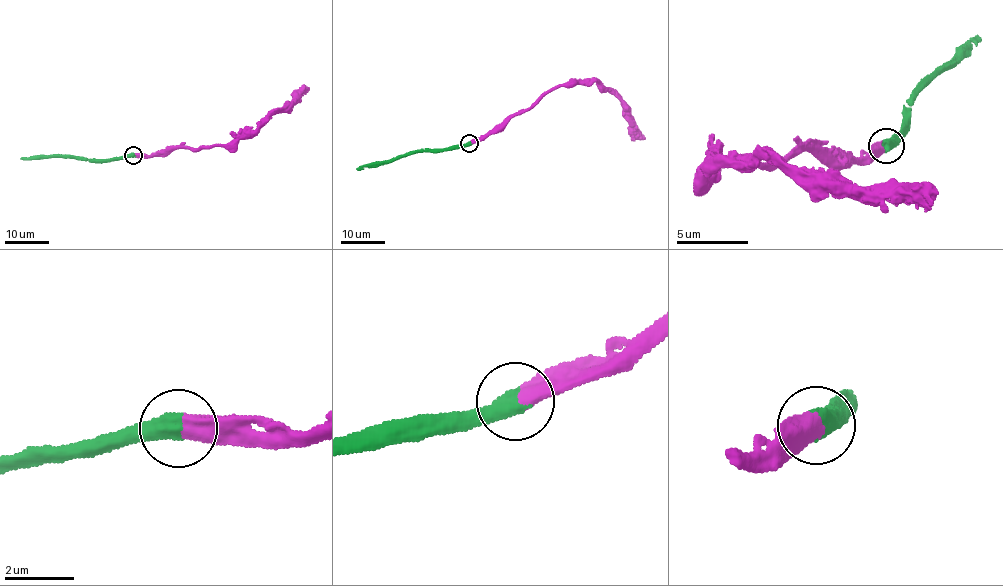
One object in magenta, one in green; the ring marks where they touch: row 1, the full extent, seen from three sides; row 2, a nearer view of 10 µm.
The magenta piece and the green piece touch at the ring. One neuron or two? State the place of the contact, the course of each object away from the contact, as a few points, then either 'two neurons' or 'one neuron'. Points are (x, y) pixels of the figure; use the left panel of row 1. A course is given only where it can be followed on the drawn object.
at (133, 155); magenta runs (133, 155), (161, 154), (177, 148), (194, 150), (204, 146), (231, 145), (239, 139), (254, 134), (306, 85); green runs (133, 155), (104, 160), (60, 155), (20, 158); one neuron

